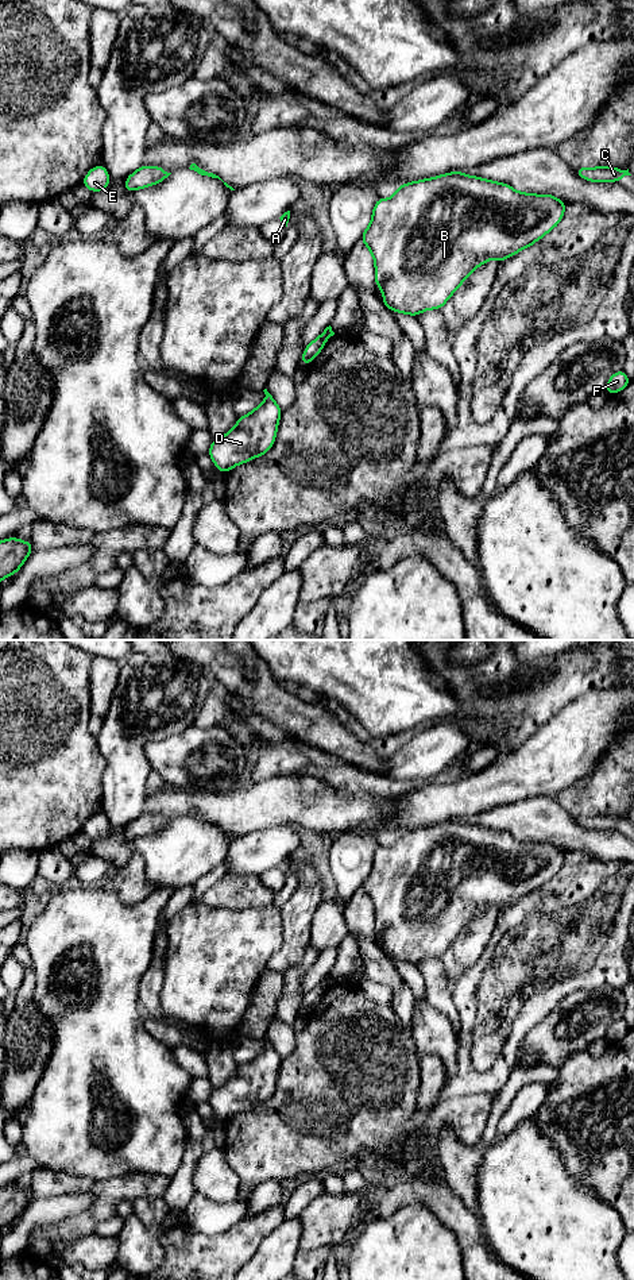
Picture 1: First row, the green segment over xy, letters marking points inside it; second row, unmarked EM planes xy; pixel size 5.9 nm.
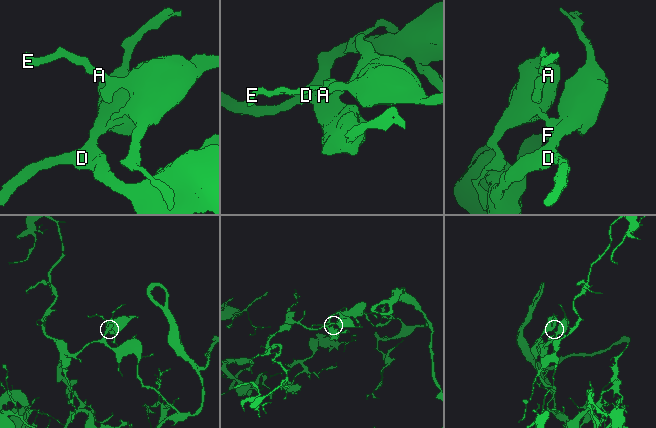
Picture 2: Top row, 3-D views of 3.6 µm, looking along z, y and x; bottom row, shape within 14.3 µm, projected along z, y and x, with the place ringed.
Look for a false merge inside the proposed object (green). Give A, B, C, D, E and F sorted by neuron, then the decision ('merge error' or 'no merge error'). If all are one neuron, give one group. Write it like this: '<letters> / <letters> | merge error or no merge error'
A B C E / D F | merge error

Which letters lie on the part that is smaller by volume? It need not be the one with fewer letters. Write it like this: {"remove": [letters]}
{"remove": ["A", "B", "C", "E"]}

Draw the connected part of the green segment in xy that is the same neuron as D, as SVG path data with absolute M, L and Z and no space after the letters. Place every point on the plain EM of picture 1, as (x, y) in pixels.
M263 1038L264 1049L252 1060L239 1065L236 1073L221 1087L213 1087L208 1103L220 1121L225 1122L271 1098L275 1090L282 1057L272 1044Z

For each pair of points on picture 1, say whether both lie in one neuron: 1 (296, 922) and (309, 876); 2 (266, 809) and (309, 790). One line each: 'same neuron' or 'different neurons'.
1: same neuron
2: same neuron

